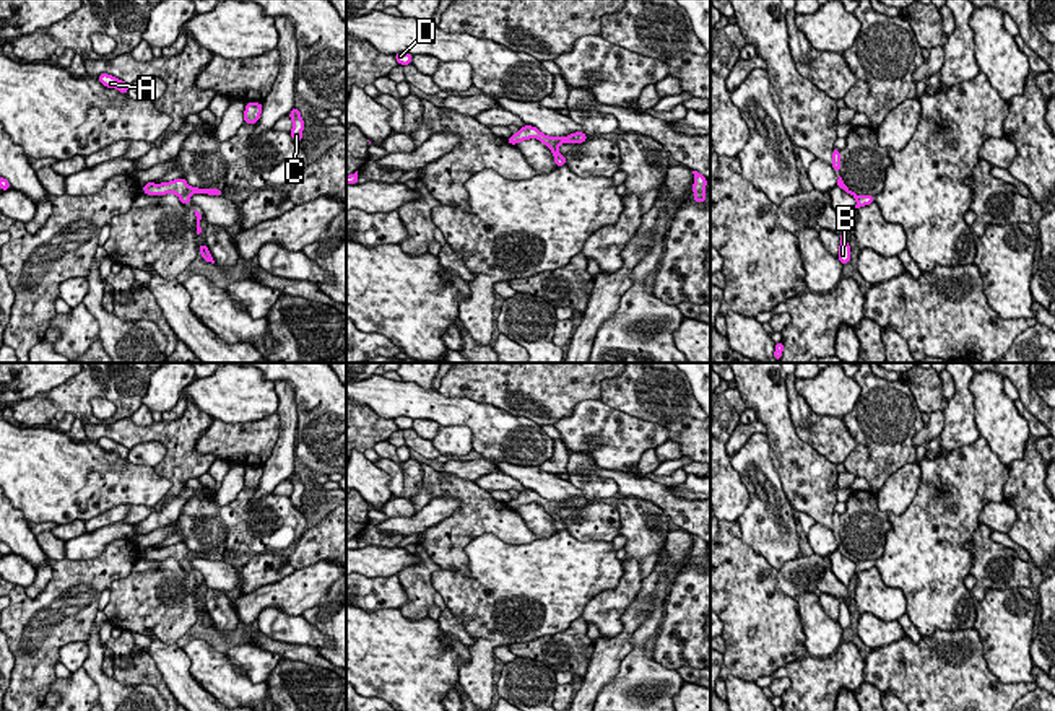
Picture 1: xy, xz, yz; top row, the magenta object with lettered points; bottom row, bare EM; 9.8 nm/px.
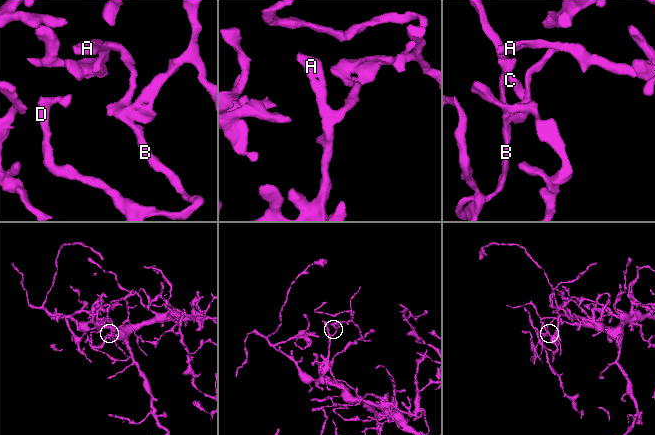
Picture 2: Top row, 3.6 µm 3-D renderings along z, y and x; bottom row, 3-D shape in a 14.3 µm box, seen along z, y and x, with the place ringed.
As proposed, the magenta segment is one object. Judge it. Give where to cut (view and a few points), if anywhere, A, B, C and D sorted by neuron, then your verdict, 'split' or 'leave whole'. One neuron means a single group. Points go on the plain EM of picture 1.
cut none; groups A B C D; leave whole

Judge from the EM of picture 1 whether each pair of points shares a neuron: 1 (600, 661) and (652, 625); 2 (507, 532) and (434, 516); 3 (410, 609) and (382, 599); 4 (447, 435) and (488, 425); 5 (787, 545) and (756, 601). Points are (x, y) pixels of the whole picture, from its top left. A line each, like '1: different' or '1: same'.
1: different
2: different
3: different
4: different
5: different

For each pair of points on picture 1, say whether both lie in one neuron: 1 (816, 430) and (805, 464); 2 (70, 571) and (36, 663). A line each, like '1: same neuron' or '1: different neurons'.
1: different neurons
2: same neuron

